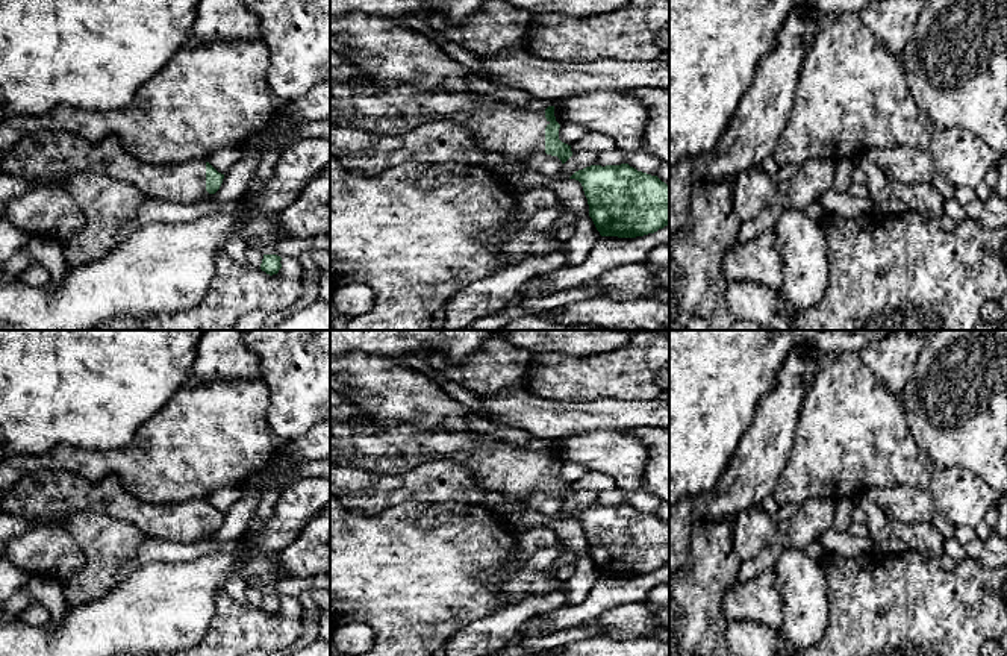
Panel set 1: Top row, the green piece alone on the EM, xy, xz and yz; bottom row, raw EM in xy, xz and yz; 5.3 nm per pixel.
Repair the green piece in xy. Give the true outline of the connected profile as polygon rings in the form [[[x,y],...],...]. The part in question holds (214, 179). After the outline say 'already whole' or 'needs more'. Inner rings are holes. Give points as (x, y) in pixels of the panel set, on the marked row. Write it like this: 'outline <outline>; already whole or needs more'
outline [[[48,129],[23,136],[0,159],[0,173],[27,180],[30,189],[5,203],[5,220],[29,235],[50,236],[62,241],[80,230],[86,218],[73,195],[65,189],[65,180],[73,173],[97,173],[129,183],[150,200],[192,205],[210,200],[220,189],[224,174],[218,173],[207,159],[194,159],[177,165],[153,165],[141,162],[121,147],[117,138],[91,144],[68,132]]]; needs more

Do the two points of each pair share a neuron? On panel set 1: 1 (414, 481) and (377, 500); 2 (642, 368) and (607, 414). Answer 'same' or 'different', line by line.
1: same
2: different

